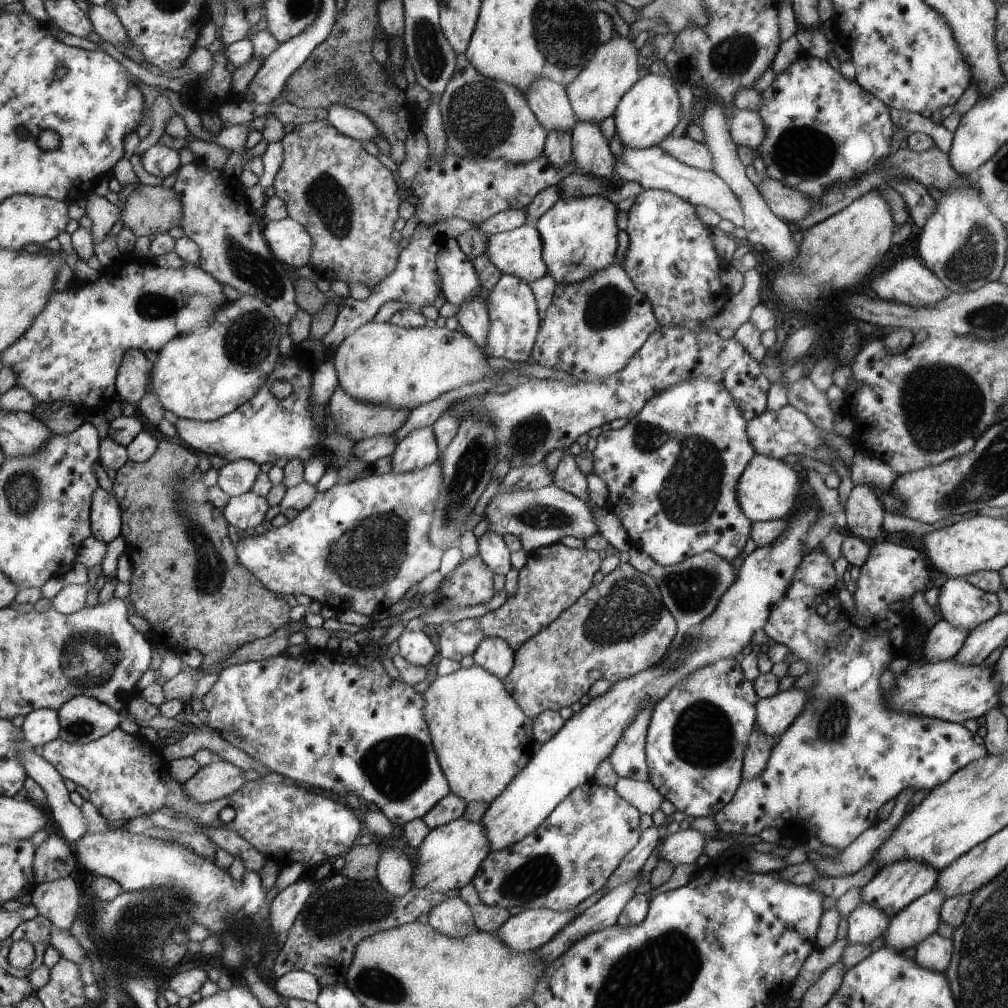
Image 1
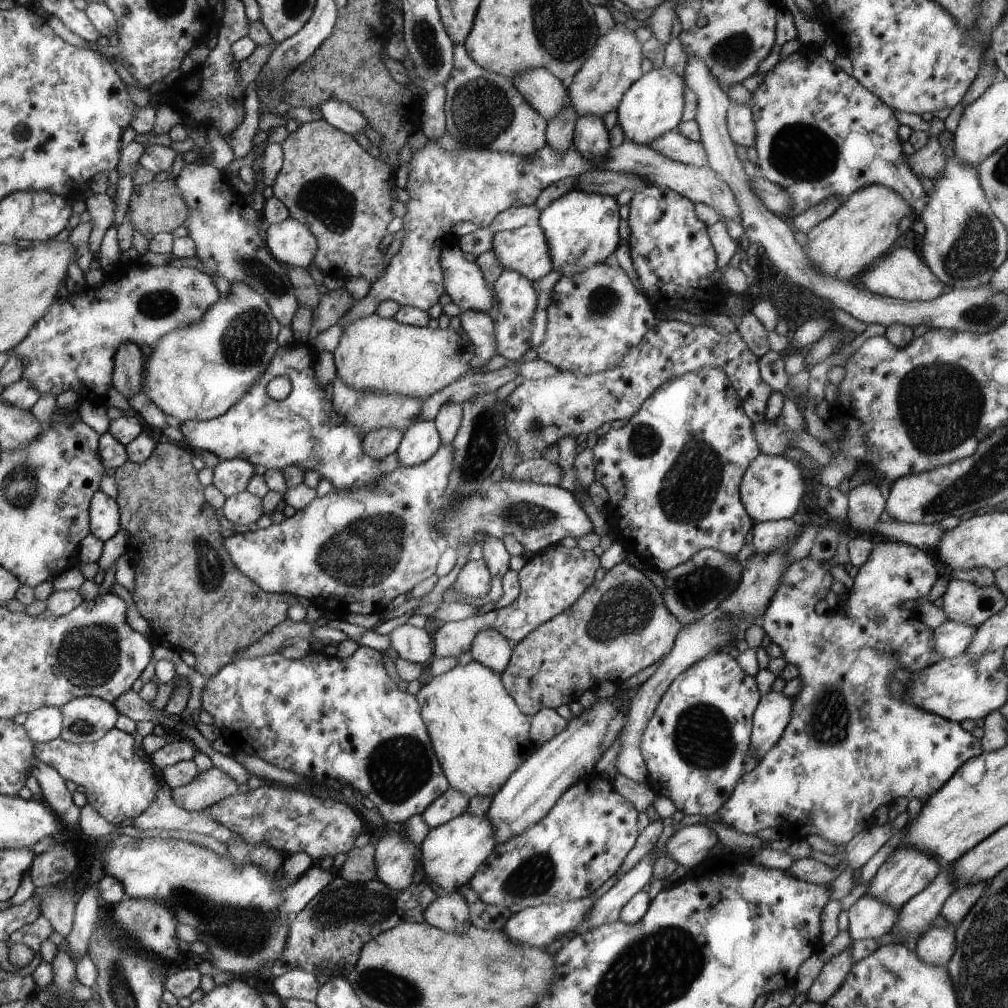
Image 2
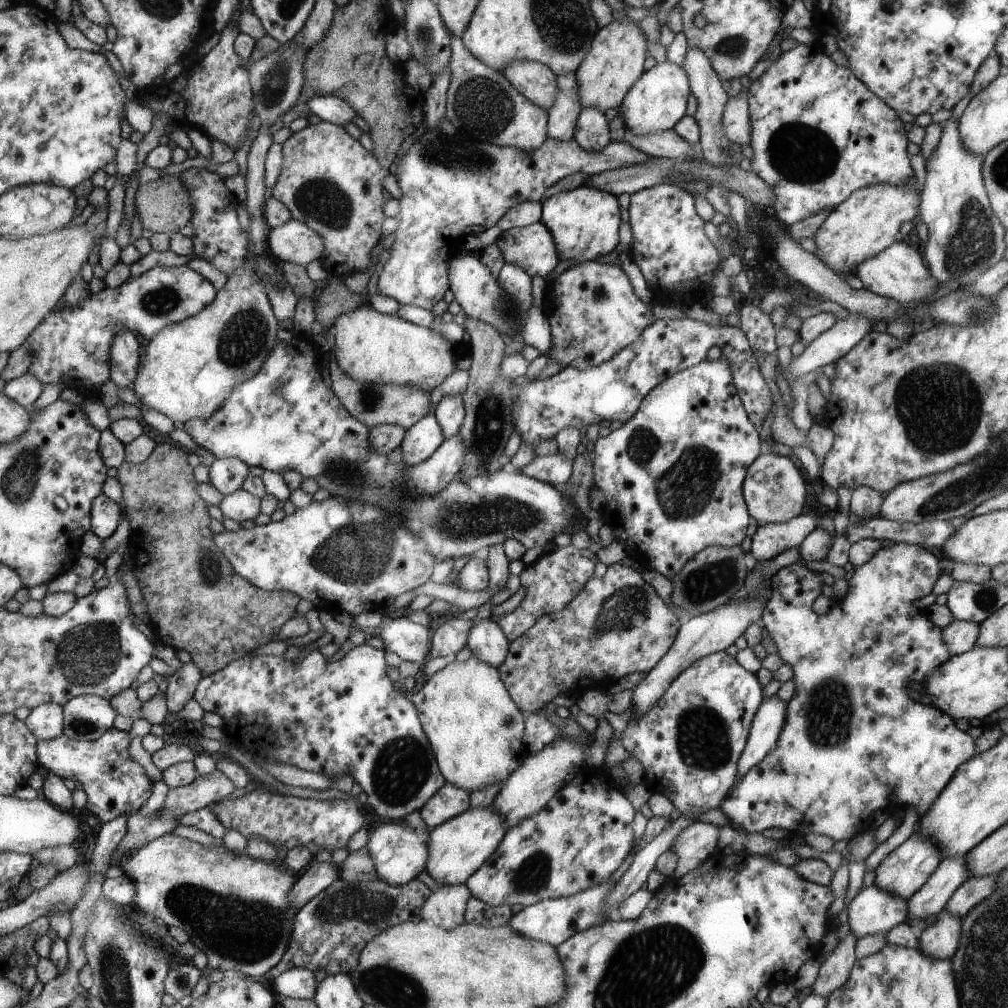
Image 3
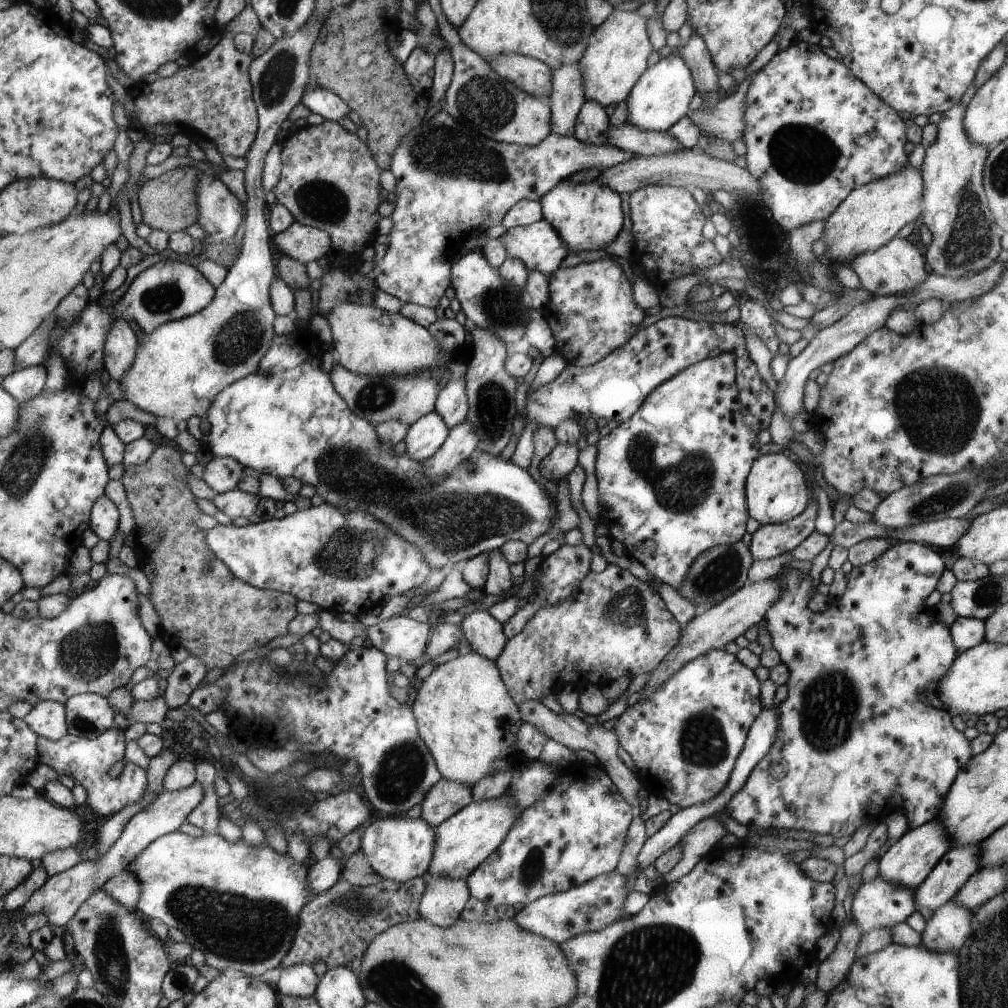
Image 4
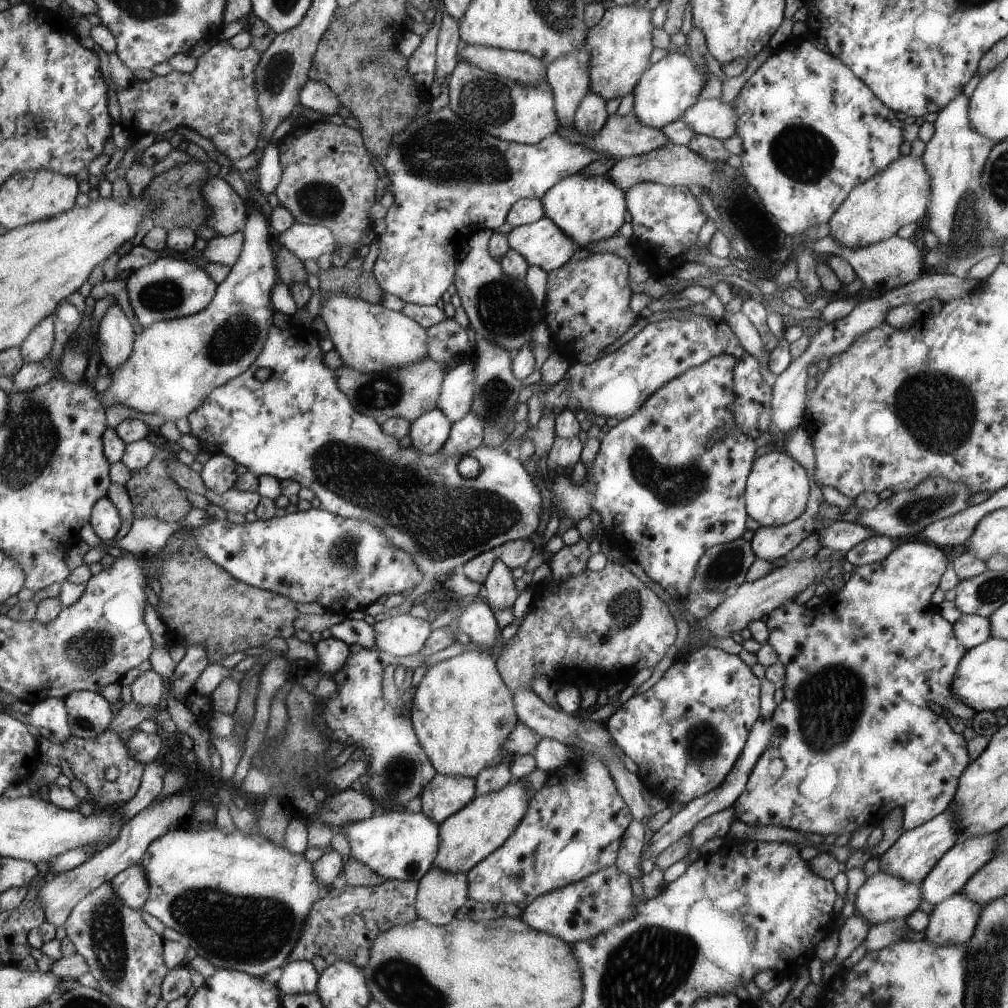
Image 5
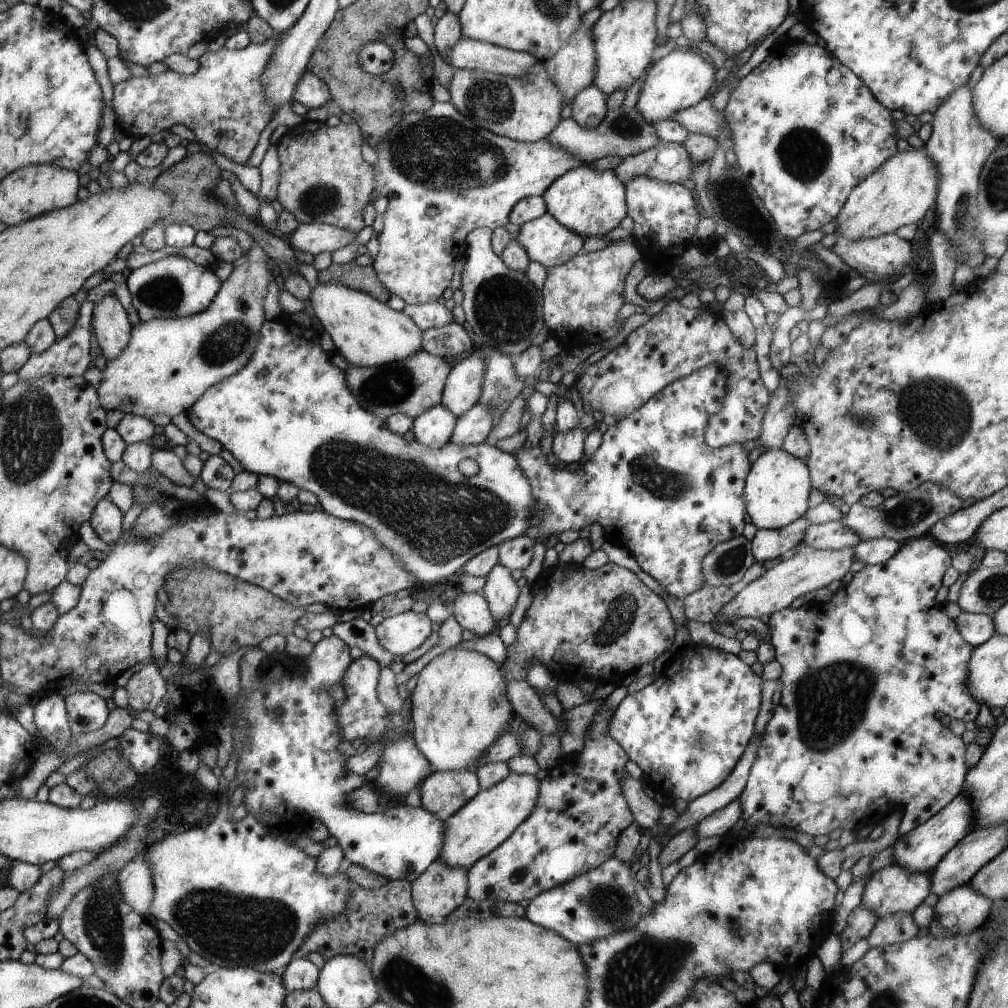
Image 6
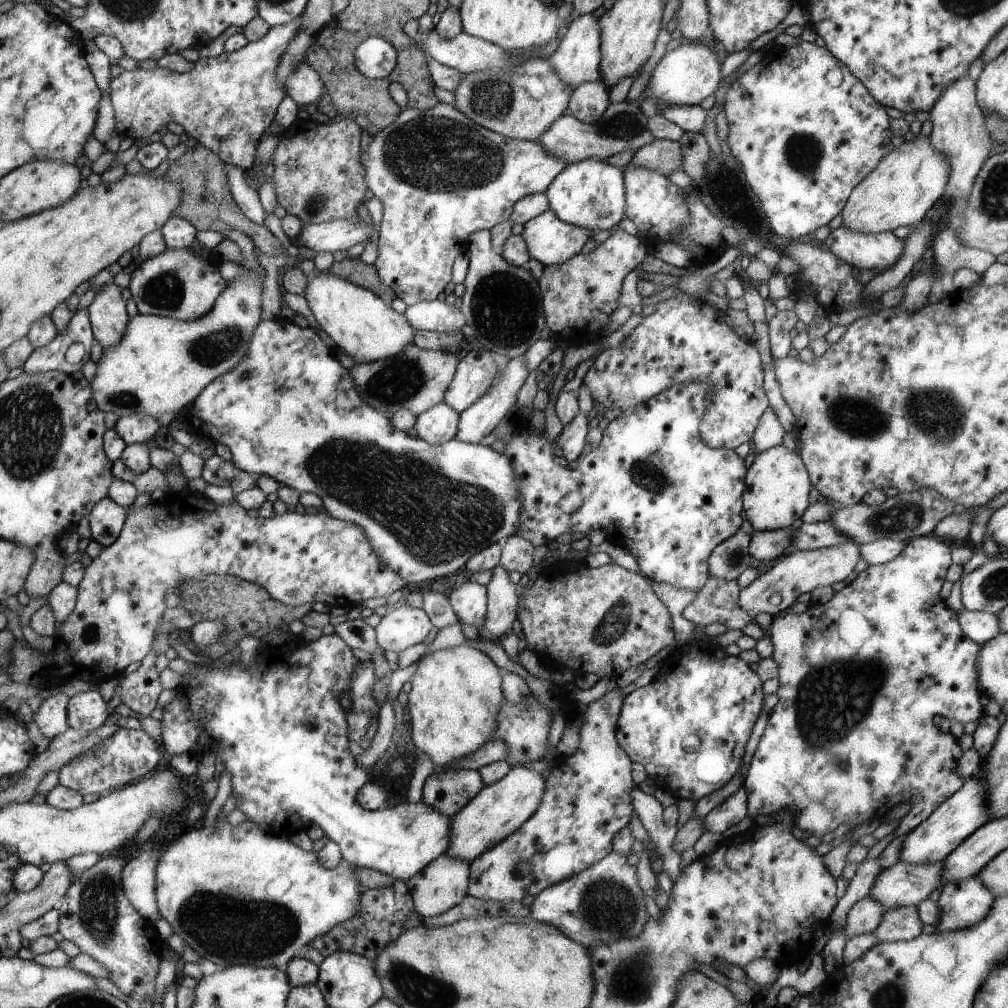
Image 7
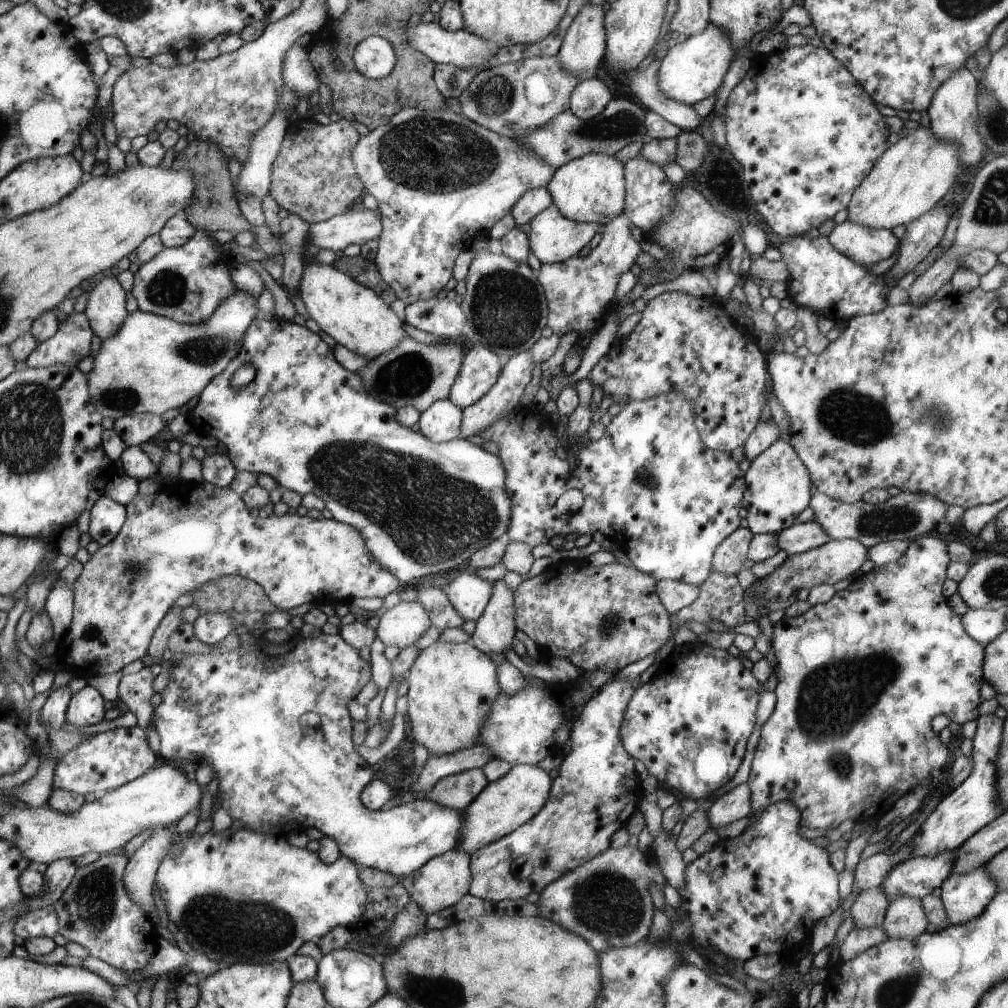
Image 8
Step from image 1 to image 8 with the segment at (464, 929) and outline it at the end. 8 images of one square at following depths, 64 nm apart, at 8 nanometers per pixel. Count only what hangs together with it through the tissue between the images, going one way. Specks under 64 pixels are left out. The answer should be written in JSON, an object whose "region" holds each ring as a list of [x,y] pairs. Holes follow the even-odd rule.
{"region":[[[452,849],[431,858],[420,869],[415,870],[408,876],[399,878],[400,884],[411,896],[411,900],[417,903],[429,915],[455,905],[460,901],[462,897],[468,894],[471,881],[471,860],[469,859],[469,854],[459,849]]]}

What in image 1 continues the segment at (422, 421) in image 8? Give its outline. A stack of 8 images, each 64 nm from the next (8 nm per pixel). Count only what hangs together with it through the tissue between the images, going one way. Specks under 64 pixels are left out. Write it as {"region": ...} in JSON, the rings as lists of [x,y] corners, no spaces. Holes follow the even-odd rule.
{"region":[[[431,425],[411,430],[403,440],[396,442],[390,454],[390,472],[401,474],[424,469],[425,466],[436,461],[438,453]]]}

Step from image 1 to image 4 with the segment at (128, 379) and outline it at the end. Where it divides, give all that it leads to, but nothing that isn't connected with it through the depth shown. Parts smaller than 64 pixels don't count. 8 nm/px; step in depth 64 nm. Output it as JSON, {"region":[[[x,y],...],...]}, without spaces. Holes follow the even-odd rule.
{"region":[[[117,318],[107,332],[105,345],[105,365],[111,378],[123,382],[125,374],[132,368],[136,358],[137,340],[133,330],[123,318]]]}

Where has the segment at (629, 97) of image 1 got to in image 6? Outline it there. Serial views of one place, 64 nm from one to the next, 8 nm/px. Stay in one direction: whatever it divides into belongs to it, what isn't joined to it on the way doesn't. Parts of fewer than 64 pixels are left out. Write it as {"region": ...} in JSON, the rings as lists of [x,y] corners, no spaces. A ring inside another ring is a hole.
{"region":[[[675,48],[649,66],[637,95],[635,110],[640,111],[641,116],[651,124],[672,119],[680,110],[695,105],[707,96],[709,88],[713,86],[715,72],[715,66],[703,58],[701,51]]]}

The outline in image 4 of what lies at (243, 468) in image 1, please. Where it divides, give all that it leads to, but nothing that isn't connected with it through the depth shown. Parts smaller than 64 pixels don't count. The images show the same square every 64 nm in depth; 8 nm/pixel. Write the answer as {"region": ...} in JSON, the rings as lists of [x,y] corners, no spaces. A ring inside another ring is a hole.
{"region":[[[212,457],[204,466],[202,479],[216,493],[235,489],[243,467],[231,457]]]}

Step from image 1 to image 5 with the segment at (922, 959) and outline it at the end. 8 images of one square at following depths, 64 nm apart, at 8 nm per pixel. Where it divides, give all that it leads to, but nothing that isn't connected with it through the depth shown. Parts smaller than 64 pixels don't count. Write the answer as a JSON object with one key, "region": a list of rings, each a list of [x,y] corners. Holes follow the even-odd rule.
{"region":[[[955,893],[935,905],[923,930],[929,944],[964,944],[971,938],[982,904],[967,900],[965,894]]]}

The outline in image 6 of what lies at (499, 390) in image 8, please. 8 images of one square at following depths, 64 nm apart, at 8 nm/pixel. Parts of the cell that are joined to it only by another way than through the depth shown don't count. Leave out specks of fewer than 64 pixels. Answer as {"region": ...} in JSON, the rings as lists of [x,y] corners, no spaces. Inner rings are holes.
{"region":[[[476,402],[467,412],[456,417],[456,426],[448,442],[455,446],[481,444],[492,427],[493,406]]]}

